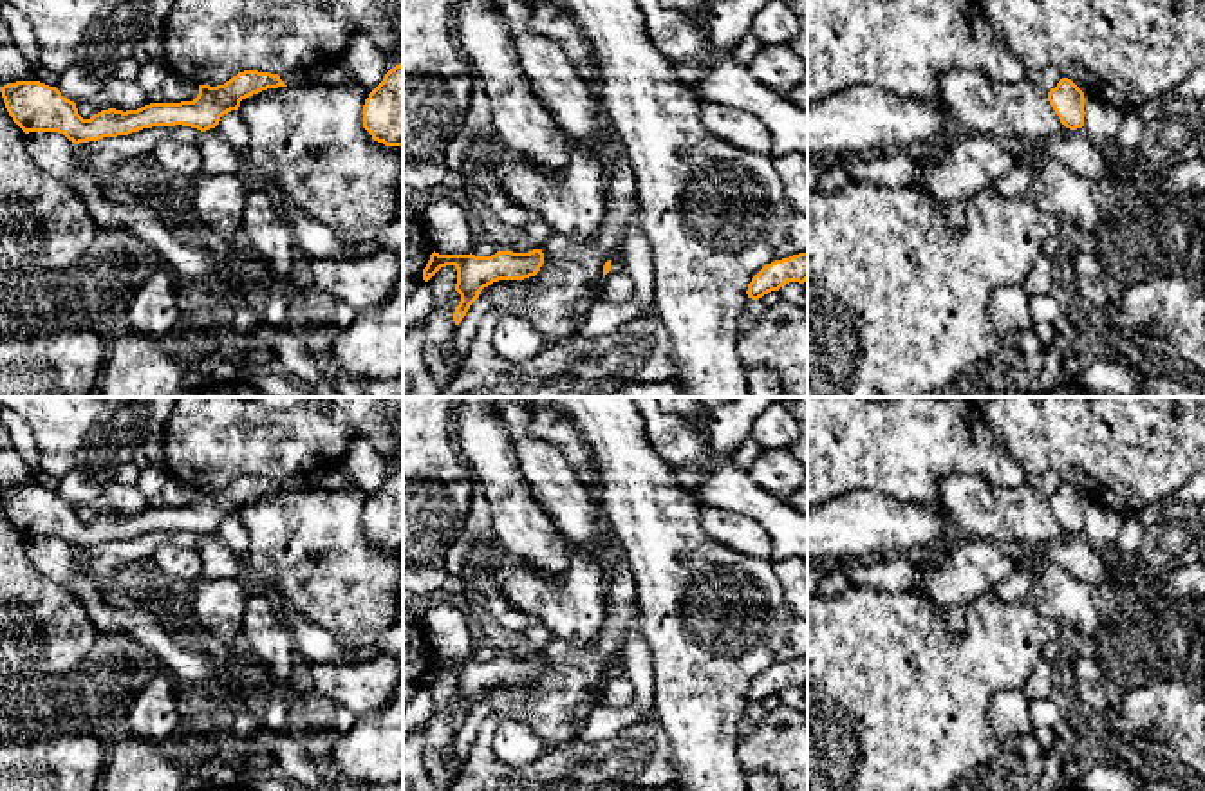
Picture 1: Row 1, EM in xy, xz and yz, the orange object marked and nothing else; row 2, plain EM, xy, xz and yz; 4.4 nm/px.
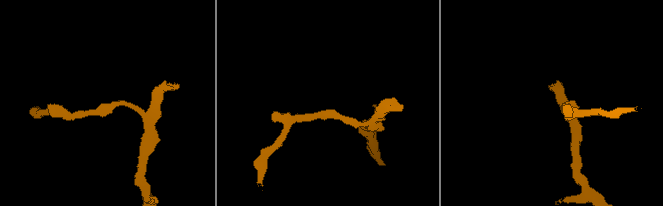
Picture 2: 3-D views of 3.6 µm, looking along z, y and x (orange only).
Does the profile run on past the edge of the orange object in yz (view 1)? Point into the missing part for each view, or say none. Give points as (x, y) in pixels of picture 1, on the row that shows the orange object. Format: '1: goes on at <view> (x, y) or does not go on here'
1: does not go on here

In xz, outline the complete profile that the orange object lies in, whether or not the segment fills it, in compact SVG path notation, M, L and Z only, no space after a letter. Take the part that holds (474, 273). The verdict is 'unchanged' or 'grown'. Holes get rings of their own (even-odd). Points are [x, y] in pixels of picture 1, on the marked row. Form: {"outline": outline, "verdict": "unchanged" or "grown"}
{"outline": "M542 249L529 253L497 251L491 256L475 255L439 255L432 253L423 280L428 282L441 267L453 265L457 269L455 291L461 302L455 307L453 321L459 325L479 293L499 280L524 280L535 276L544 264Z", "verdict": "unchanged"}

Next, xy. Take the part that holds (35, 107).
{"outline": "M244 70L224 85L199 85L193 101L150 103L137 110L101 110L90 119L78 114L76 103L56 87L40 81L16 81L0 87L5 108L25 132L58 132L74 144L103 137L128 135L152 126L215 128L220 117L238 110L240 101L267 88L287 87L278 74Z", "verdict": "unchanged"}

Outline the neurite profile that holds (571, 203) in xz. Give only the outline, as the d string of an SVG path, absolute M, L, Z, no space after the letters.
M569 137L565 168L549 175L495 141L499 159L490 172L490 188L504 191L511 204L537 211L553 233L571 240L596 235L605 208L605 170L593 154Z

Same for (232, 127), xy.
M238 110L224 114L215 126L220 137L238 154L246 154L249 144L249 128Z

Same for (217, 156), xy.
M210 128L199 141L202 152L202 172L206 173L233 173L237 175L244 155L233 150L217 132Z

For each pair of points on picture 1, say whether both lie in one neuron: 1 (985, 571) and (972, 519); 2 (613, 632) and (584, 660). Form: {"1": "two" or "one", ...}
{"1": "two", "2": "one"}

